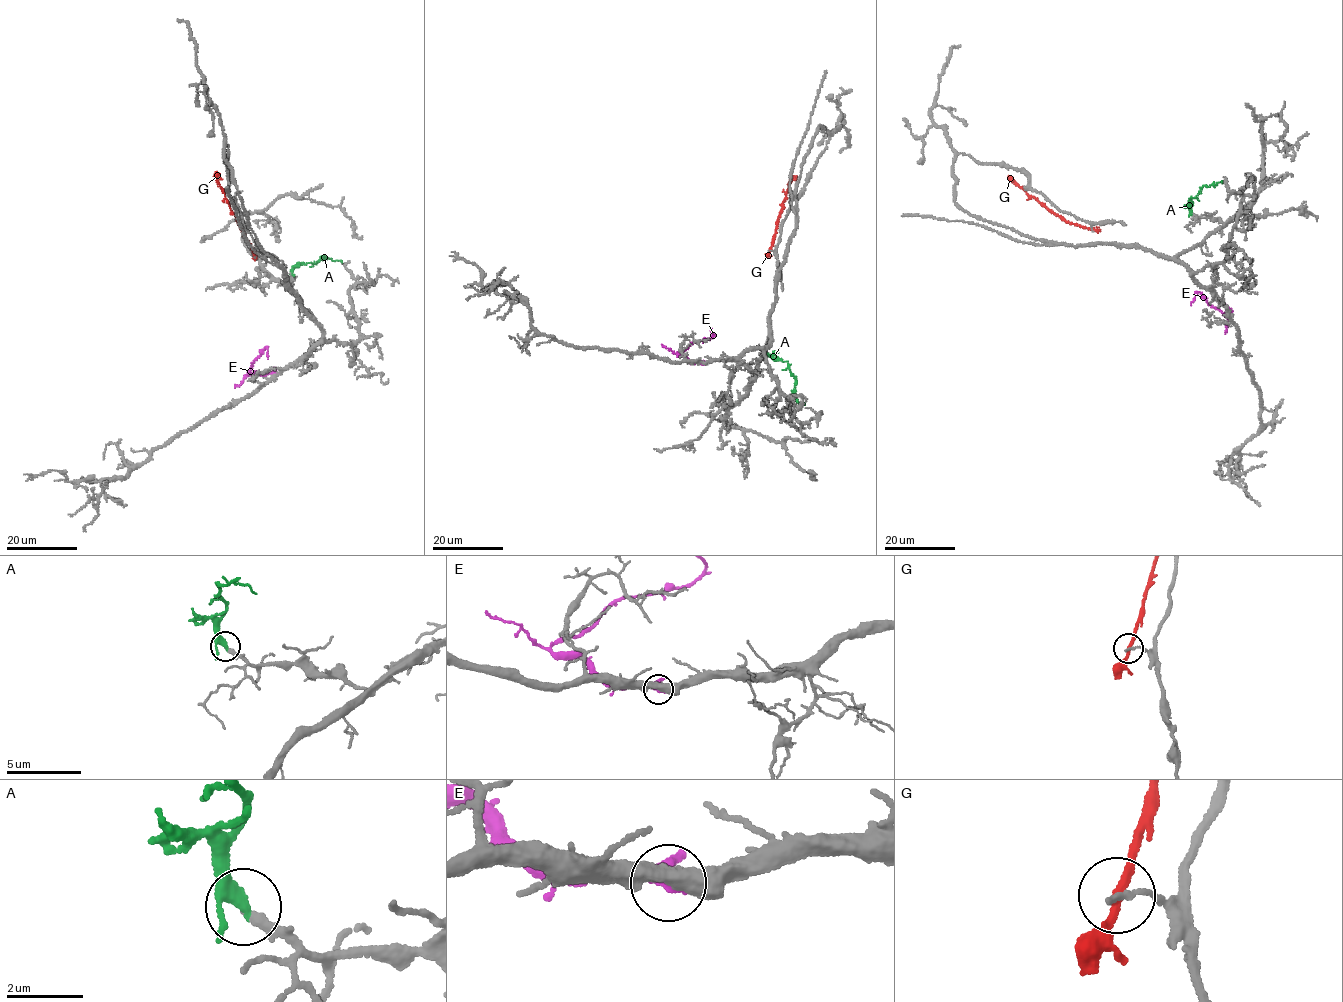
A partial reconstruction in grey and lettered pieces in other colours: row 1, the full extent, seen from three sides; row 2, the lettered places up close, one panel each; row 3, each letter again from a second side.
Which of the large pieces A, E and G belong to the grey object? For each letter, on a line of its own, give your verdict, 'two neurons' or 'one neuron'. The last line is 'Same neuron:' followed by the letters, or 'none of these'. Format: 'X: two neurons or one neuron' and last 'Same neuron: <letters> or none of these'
A: one neuron
E: two neurons
G: two neurons
Same neuron: A

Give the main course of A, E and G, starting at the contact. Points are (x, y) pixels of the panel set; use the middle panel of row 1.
A: (765, 355), (786, 362), (796, 380), (793, 390), (795, 400), (803, 404)
E: (702, 363), (691, 363), (677, 353), (692, 342), (710, 337), (711, 327)
G: (770, 250), (786, 193), (792, 180), (796, 179)

